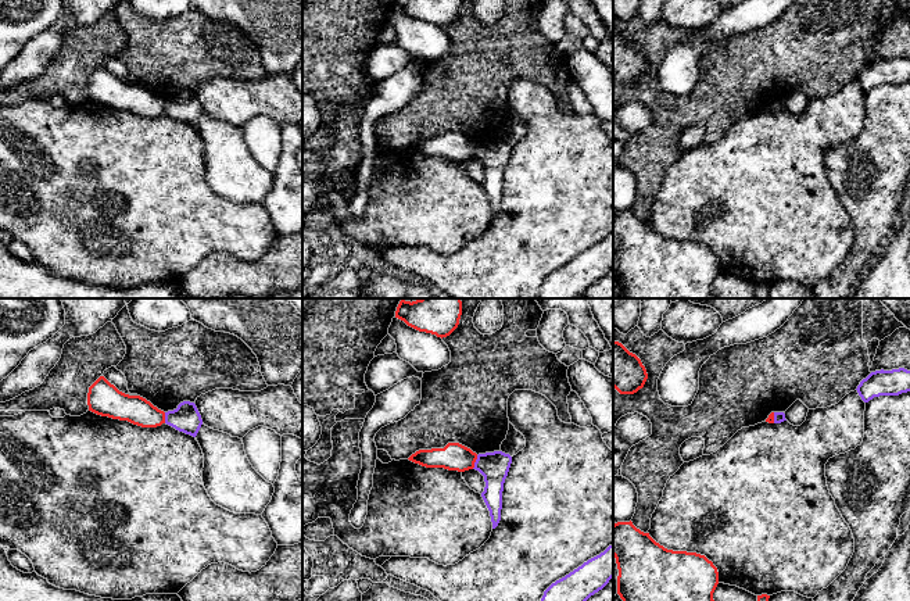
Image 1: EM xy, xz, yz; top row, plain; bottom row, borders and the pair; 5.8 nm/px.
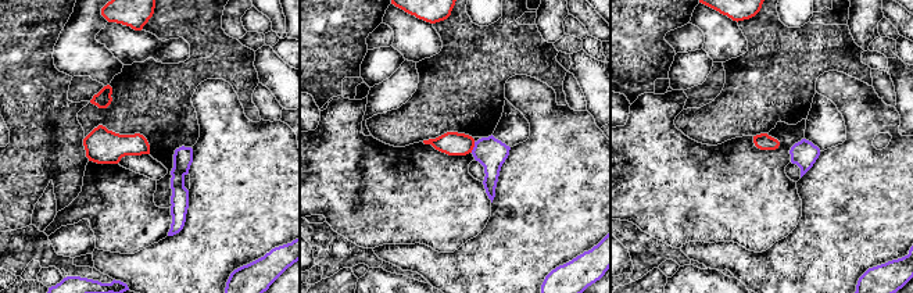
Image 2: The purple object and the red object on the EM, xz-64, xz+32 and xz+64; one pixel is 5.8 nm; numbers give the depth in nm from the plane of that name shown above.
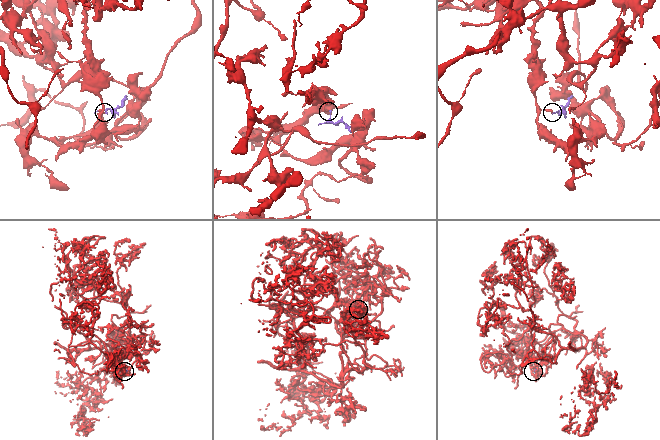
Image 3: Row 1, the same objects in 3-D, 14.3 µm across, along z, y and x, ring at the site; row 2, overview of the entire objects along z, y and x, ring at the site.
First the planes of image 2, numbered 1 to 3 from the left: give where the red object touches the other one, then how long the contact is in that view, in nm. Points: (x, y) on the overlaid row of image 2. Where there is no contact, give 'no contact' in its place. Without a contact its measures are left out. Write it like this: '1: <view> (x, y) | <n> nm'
1: no contact
2: xz+32 (473, 147) | 70 nm
3: no contact

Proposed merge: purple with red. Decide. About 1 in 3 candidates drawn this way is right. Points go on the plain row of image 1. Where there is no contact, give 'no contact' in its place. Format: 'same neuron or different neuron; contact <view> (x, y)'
different neuron; contact xz (475, 151)

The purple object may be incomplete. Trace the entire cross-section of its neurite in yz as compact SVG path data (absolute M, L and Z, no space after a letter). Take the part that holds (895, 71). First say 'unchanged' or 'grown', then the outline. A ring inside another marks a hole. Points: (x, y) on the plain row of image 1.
unchanged; M904 57L871 61L857 75L857 82L864 92L879 85L899 85L910 81L910 60Z

